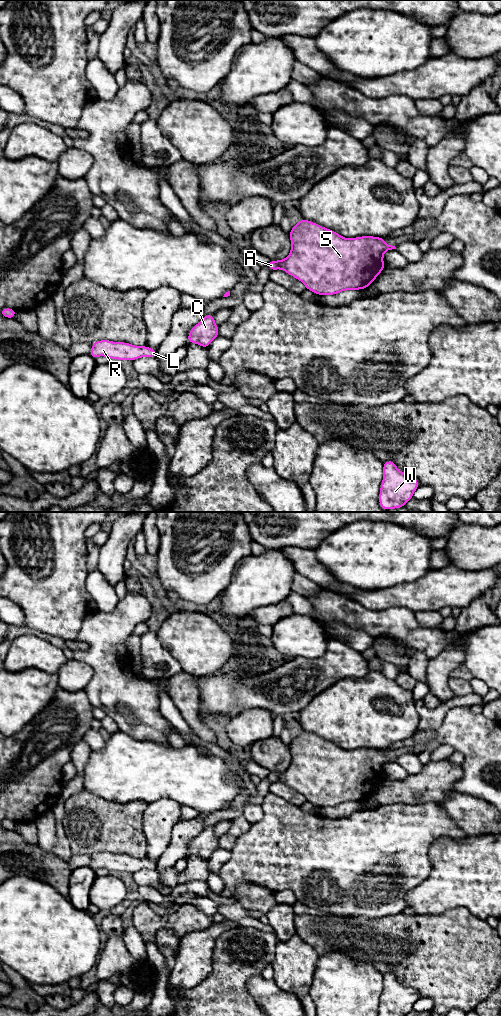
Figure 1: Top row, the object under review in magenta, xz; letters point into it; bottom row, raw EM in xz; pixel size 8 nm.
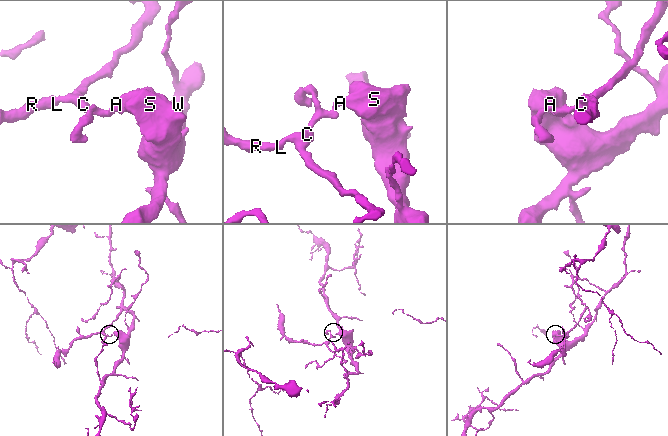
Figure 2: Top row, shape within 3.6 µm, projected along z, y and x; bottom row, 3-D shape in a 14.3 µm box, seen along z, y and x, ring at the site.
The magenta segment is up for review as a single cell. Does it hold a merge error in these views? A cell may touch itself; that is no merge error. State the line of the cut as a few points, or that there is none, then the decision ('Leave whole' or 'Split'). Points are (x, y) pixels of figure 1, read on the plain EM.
Split along xz (279, 773), (280, 780). Split

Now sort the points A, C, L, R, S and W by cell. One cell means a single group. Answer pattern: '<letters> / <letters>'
A C L R / S W

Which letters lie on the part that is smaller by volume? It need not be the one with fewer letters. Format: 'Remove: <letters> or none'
Remove: A, C, L, R

